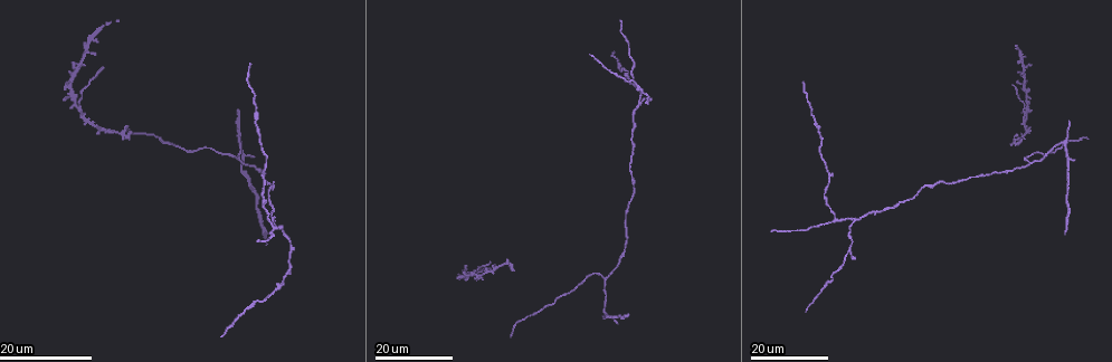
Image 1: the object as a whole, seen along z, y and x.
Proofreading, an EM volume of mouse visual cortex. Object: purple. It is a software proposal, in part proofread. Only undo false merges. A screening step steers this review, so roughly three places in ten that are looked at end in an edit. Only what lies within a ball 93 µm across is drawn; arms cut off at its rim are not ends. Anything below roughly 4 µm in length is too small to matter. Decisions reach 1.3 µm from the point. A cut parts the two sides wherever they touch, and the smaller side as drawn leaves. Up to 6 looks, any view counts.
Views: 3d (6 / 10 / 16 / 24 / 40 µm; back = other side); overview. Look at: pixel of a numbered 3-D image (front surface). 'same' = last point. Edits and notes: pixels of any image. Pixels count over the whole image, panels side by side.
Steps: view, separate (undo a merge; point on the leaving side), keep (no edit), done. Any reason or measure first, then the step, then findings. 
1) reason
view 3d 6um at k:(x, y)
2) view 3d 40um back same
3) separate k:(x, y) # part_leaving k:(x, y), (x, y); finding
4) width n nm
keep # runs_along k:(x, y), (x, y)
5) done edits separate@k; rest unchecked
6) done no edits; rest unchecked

three arms meet
view 3d 24um at 1:(833, 219)

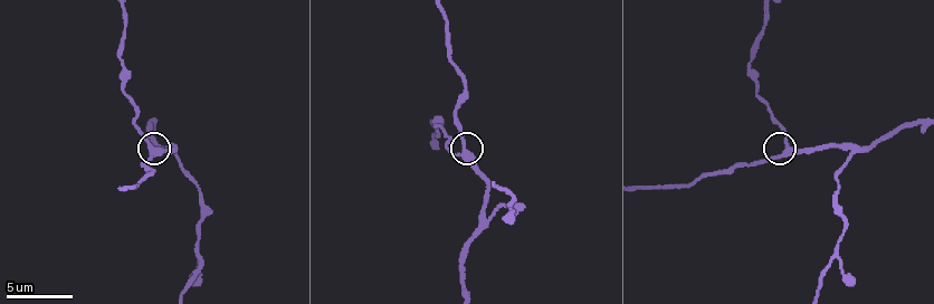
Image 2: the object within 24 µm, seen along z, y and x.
view 3d 10um at 2:(463, 155)

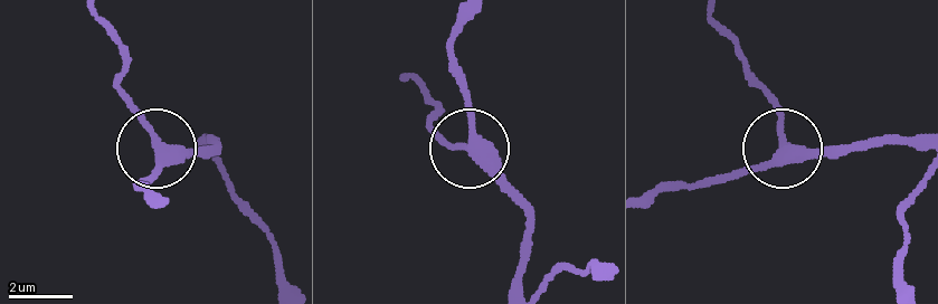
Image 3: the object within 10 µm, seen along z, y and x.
arms 3
keep # runs_along 3:(513, 281), (527, 209), (473, 145), (465, 84); one cell here

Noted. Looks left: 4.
three arms meet
view 3d 10um at 2:(851, 149)

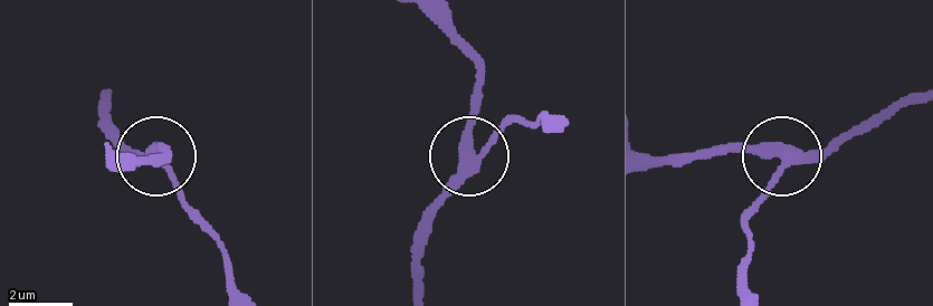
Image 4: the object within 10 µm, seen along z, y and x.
side_arm 38 um
keep # runs_along 4:(920, 94), (879, 110), (824, 150), (786, 155), (745, 213); one cell here

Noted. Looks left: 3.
arms part here
view 3d 24um at 1:(1022, 121)

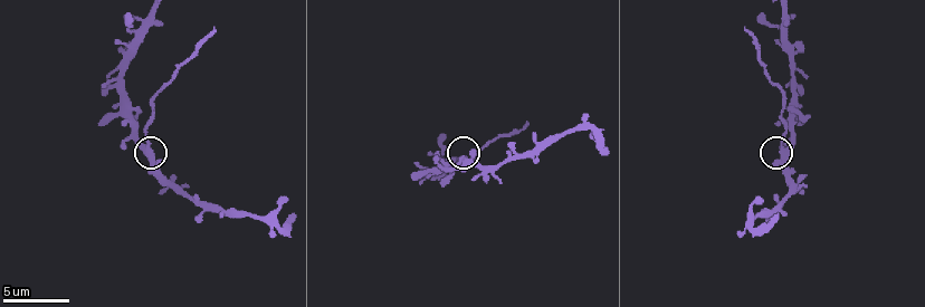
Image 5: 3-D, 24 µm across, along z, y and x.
view 3d 6um at 5:(461, 161)

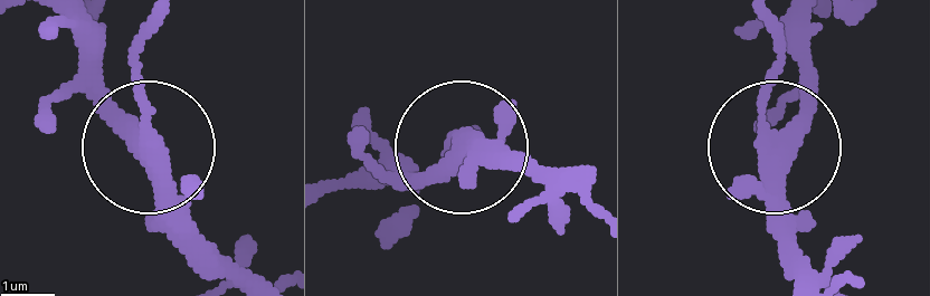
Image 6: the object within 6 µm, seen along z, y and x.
separate 6:(142, 84) # part_leaving 6:(152, 150), (139, 101), (148, 20); two cells meet here

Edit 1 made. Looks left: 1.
done edits separate@6; rest unchecked

